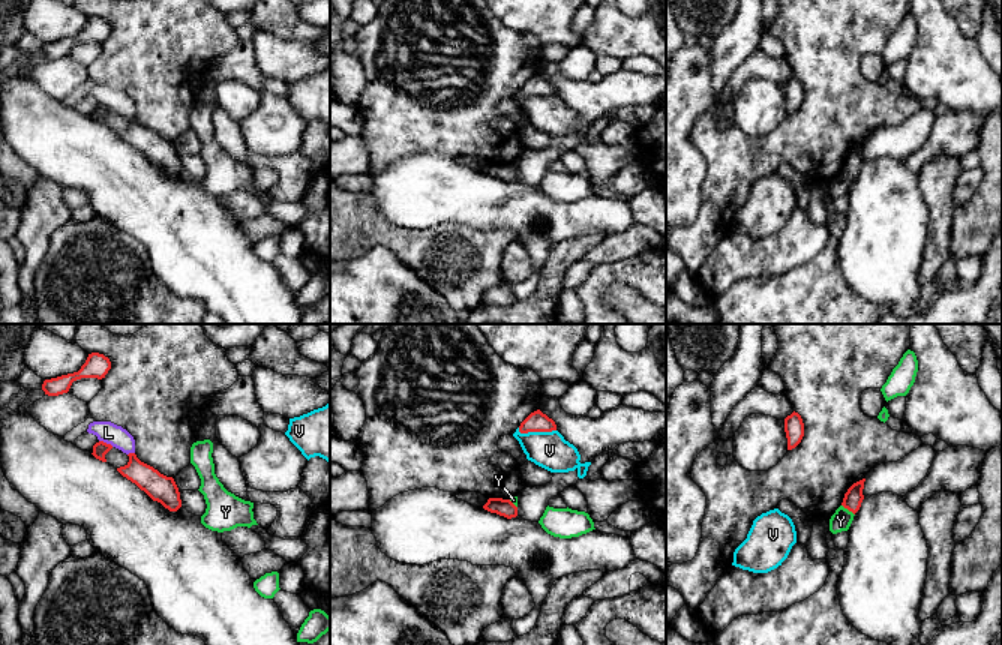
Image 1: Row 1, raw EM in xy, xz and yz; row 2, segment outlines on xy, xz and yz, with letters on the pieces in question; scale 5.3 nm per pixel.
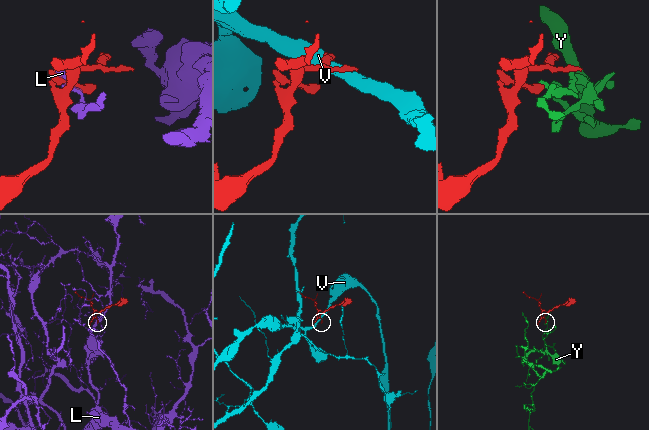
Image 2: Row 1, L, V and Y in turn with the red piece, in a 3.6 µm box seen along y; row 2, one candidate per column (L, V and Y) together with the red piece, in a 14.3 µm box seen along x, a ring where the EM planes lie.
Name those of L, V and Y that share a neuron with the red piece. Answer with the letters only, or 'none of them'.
none of them

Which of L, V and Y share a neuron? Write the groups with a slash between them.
L / V / Y

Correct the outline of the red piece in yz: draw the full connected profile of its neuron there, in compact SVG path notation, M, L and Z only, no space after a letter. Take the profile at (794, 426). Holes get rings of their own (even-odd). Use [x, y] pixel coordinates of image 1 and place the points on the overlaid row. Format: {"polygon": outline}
{"polygon": "M792 412L784 418L784 432L788 438L788 450L795 448L804 436L804 423L798 412Z"}

